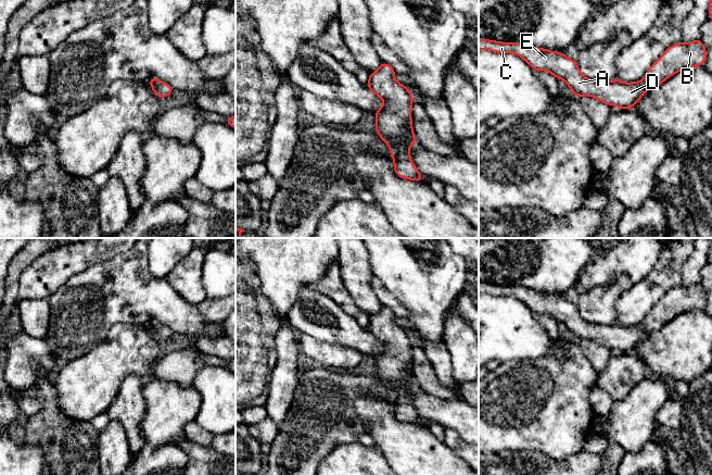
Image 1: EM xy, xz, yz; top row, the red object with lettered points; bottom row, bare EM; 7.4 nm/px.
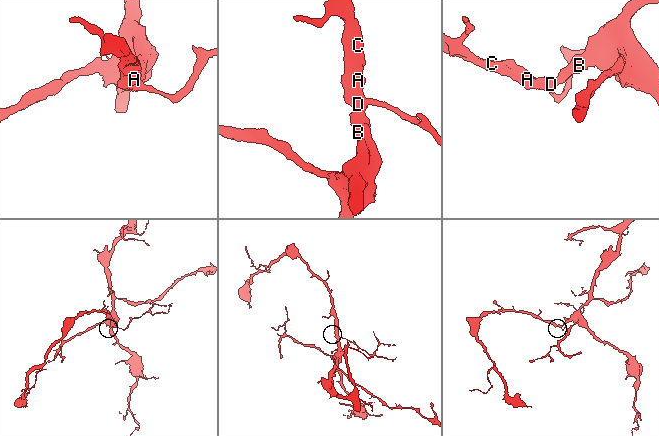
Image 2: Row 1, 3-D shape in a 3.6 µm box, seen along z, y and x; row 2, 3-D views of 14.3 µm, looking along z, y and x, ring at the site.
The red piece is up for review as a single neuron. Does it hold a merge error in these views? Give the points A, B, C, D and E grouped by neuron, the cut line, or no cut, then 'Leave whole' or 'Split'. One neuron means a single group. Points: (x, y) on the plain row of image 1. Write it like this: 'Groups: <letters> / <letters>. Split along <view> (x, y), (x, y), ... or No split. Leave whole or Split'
Groups: A B C D E. No split. Leave whole

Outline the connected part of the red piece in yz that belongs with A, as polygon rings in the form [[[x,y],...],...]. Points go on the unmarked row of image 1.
[[[479,282],[479,293],[487,292],[497,297],[513,297],[522,301],[534,314],[547,314],[557,323],[563,323],[575,340],[592,339],[595,342],[609,348],[627,353],[637,348],[639,342],[649,333],[659,330],[665,323],[683,313],[694,310],[701,310],[707,303],[707,292],[700,282],[690,287],[683,285],[672,288],[664,297],[650,310],[640,325],[624,326],[618,322],[610,325],[597,325],[586,322],[581,315],[577,305],[564,299],[562,295],[554,296],[545,291],[535,291],[521,286],[500,286]]]

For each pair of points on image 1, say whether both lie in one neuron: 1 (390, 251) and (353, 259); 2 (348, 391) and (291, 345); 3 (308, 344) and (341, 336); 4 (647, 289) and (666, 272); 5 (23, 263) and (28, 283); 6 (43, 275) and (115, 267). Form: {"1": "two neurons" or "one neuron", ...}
{"1": "two neurons", "2": "two neurons", "3": "two neurons", "4": "one neuron", "5": "two neurons", "6": "two neurons"}

